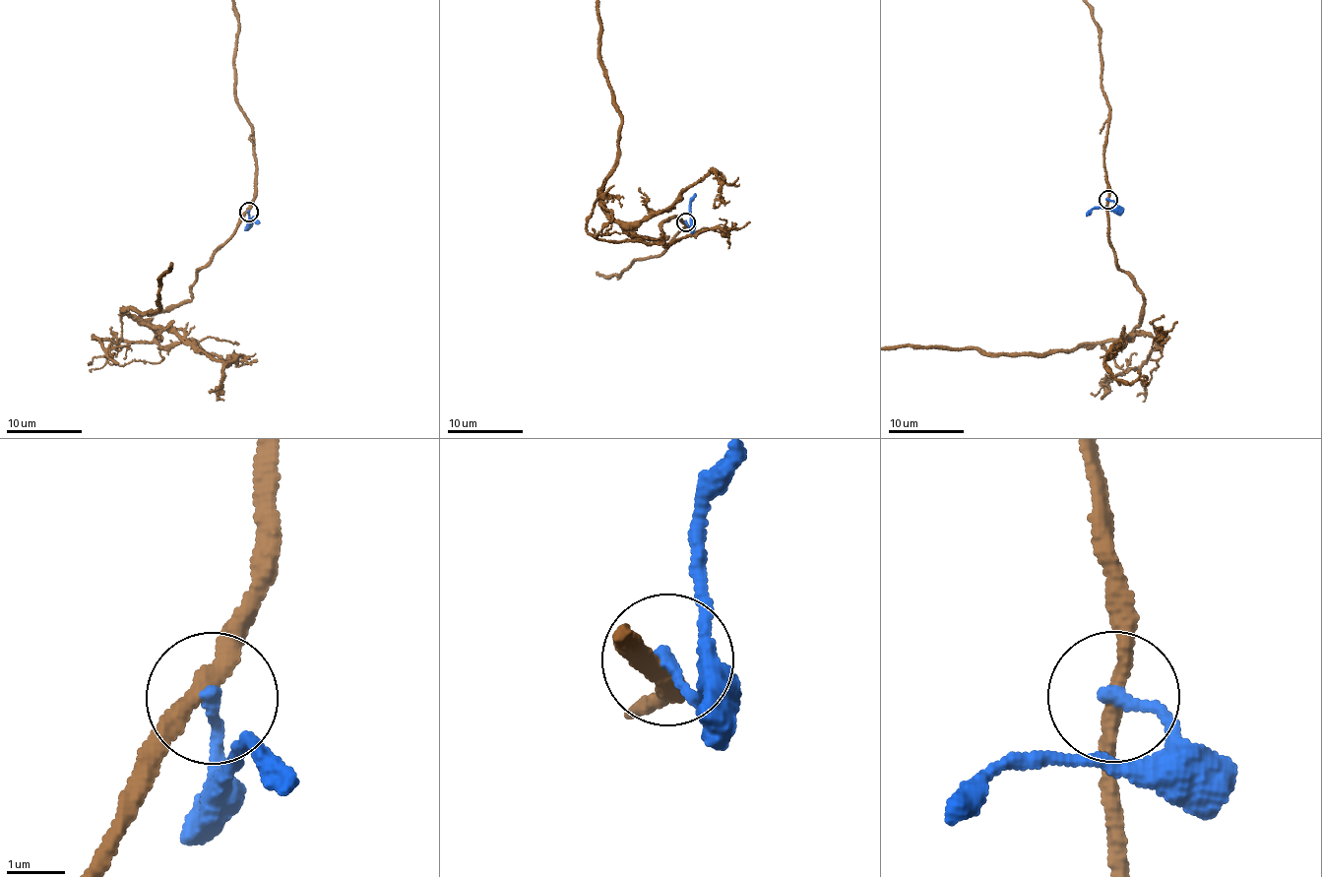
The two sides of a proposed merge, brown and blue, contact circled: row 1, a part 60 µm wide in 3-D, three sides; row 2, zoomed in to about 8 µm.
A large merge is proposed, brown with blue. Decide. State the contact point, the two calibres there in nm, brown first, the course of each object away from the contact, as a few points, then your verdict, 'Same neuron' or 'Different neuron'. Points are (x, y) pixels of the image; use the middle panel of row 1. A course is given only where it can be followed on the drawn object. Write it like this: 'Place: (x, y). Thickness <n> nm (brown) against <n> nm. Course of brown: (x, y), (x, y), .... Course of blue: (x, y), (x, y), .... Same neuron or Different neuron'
Place: (686, 221). Thickness 280 nm (brown) against 200 nm. Course of blue: (686, 222), (689, 226), (694, 192). Different neuron

